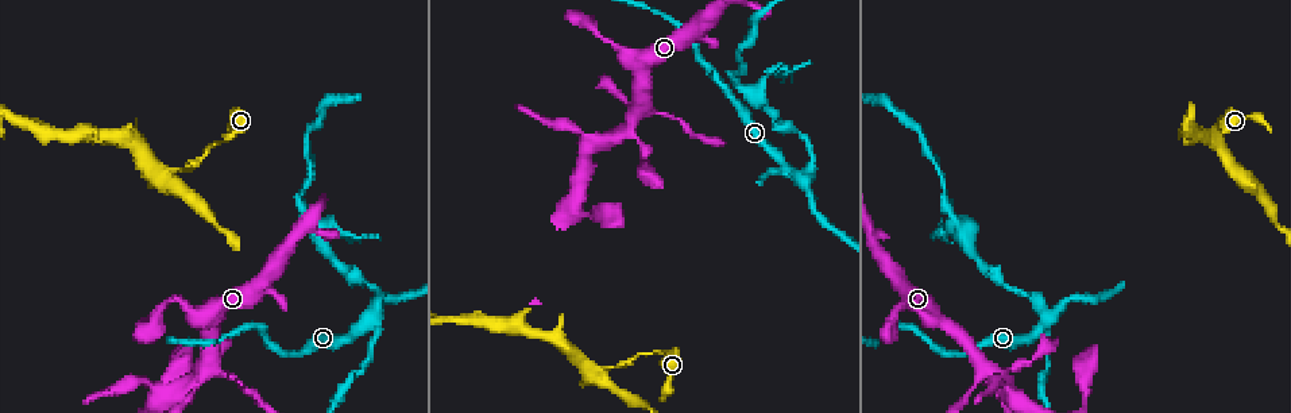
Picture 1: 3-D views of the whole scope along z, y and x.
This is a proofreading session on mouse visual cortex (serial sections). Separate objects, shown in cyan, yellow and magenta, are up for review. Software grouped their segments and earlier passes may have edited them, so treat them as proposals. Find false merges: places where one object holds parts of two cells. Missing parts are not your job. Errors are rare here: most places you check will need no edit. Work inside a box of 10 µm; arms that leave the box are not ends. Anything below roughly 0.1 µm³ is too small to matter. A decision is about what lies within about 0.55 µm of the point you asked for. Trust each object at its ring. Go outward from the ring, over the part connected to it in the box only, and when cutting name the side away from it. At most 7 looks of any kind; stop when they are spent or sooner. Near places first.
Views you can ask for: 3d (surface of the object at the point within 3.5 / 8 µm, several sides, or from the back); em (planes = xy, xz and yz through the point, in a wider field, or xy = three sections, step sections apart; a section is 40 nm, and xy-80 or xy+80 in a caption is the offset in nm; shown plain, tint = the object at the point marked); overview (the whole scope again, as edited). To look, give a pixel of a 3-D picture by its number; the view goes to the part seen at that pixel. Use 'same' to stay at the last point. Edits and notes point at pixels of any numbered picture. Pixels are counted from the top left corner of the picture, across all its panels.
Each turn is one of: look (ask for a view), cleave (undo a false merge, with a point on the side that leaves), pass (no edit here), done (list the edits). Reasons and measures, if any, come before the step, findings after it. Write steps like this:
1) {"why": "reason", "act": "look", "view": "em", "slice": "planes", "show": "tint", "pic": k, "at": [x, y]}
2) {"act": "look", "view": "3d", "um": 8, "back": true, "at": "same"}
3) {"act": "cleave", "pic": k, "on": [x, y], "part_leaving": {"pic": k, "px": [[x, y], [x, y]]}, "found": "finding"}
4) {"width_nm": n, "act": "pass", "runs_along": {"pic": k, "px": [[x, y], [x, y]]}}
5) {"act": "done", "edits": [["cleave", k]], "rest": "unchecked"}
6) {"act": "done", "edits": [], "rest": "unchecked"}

{"why": "three-way junction", "act": "look", "view": "3d", "um": 3.5, "back": true, "pic": 1, "at": [599, 374]}

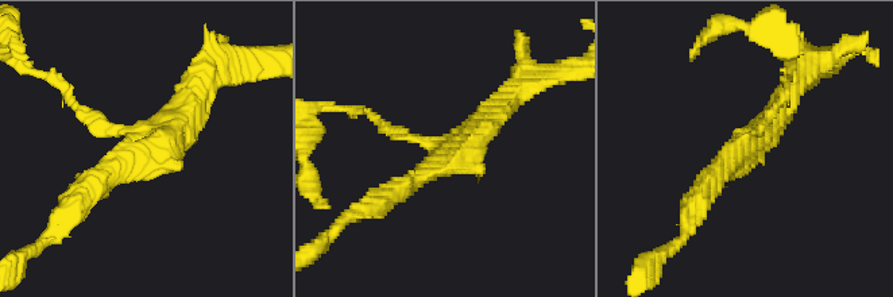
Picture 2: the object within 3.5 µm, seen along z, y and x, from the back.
{"why": "need the tissue", "act": "look", "view": "em", "slice": "planes", "show": "tint", "pic": 2, "at": [450, 148]}

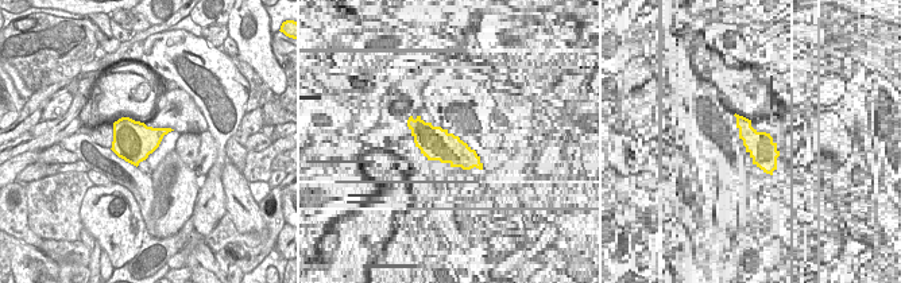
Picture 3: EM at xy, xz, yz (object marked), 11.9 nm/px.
{"act": "look", "view": "em", "slice": "xy", "step": 3, "show": "tint", "at": "same"}

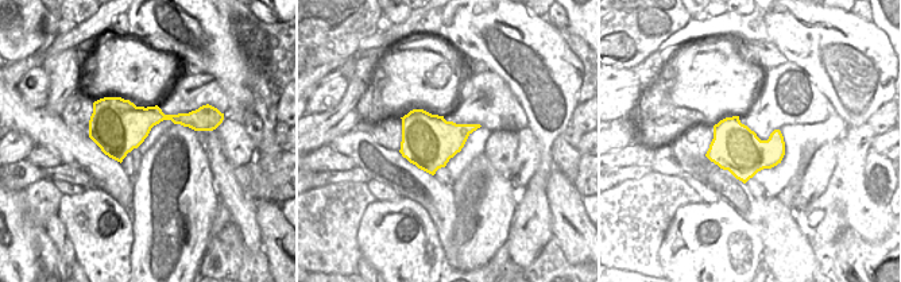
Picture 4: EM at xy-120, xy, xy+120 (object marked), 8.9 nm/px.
{"act": "pass", "runs_along": {"pic": 2, "px": [[76, 104], [118, 132], [162, 141], [196, 87]]}, "found": "all the same cell"}

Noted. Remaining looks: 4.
{"why": "thin neck", "act": "look", "view": "3d", "um": 3.5, "pic": 1, "at": [984, 383]}

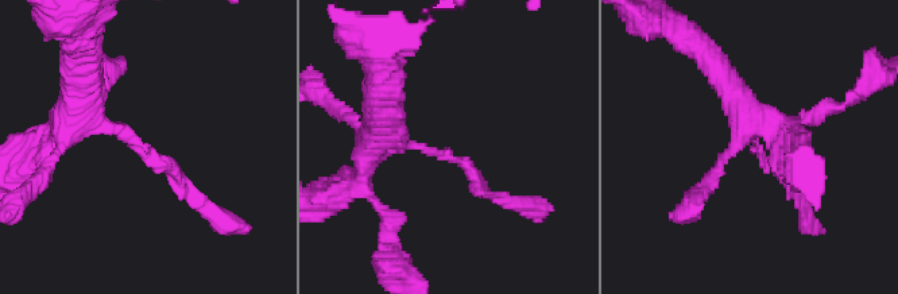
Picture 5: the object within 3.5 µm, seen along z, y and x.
{"why": "now the EM", "act": "look", "view": "em", "slice": "xy", "step": 5, "show": "tint", "pic": 5, "at": [756, 142]}

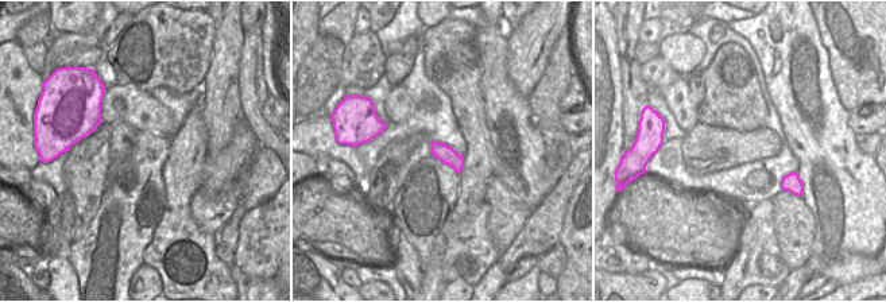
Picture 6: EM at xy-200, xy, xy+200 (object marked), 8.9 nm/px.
{"width_nm": 150, "act": "pass", "runs_along": {"pic": 5, "px": [[80, 93], [196, 197]]}, "found": "one cell here"}

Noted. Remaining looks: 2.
{"why": "abrupt turn", "act": "look", "view": "3d", "um": 3.5, "pic": 1, "at": [374, 314]}

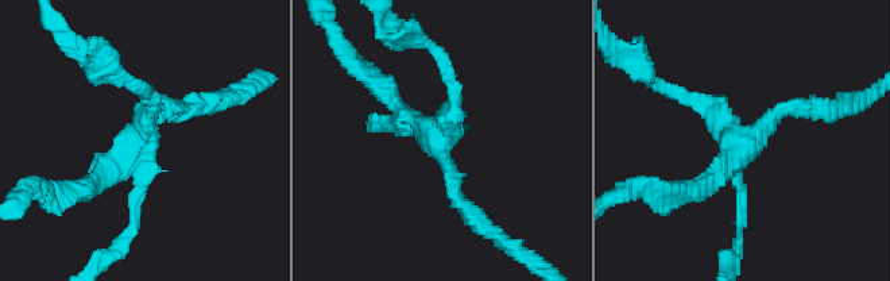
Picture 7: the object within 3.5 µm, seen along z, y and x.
{"arms": 4, "arm_widths_nm": [150, 150, 150, 200], "act": "look", "view": "em", "slice": "xy", "step": 5, "show": "tint", "pic": 7, "at": [738, 139]}

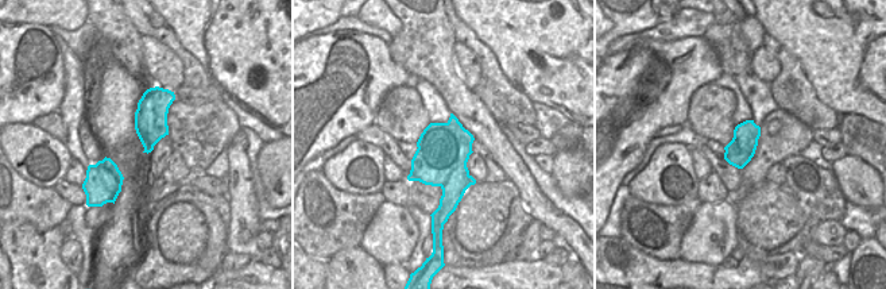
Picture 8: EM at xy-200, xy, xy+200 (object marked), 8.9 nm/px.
{"act": "cleave", "pic": 7, "on": [455, 96], "part_leaving": {"pic": 7, "px": [[448, 127], [456, 85], [444, 57], [416, 41]]}, "found": "a second cell is stuck on"}

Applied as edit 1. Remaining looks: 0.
{"act": "done", "edits": [["cleave", 7]], "rest": "unchecked"}

